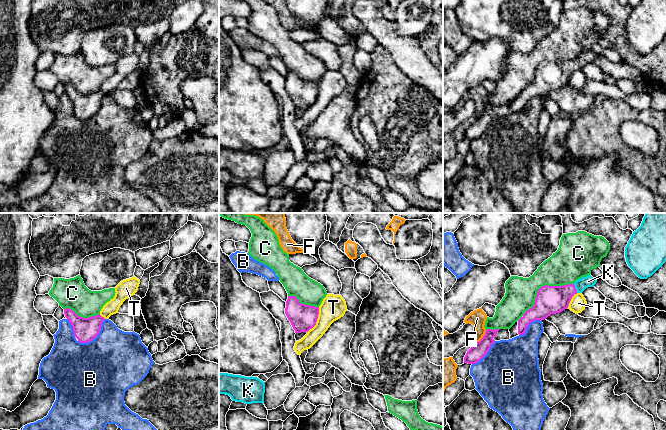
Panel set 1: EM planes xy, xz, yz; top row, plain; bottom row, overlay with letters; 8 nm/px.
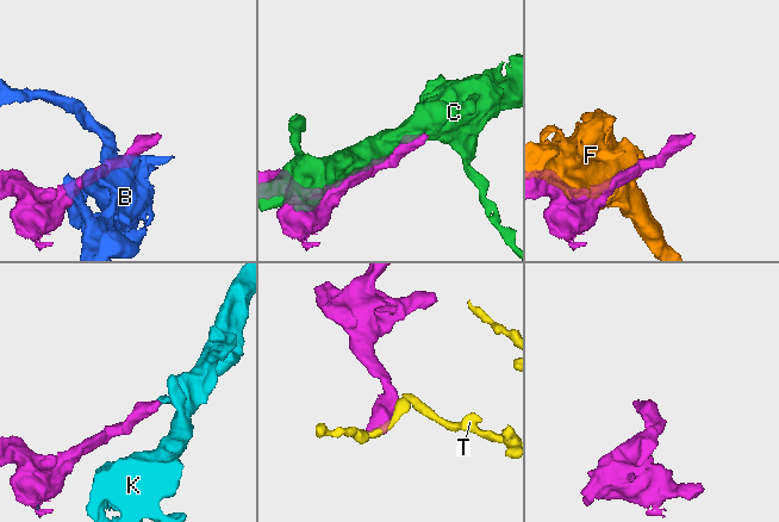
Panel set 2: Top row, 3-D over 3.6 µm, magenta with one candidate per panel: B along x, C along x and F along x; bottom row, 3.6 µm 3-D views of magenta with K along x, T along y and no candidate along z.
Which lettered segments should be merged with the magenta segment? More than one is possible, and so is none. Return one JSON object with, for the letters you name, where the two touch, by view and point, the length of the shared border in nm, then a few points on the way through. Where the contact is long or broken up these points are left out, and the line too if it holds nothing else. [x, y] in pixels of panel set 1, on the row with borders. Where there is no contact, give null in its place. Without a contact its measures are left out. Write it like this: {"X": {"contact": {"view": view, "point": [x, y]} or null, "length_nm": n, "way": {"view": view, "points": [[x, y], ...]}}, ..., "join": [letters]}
{"K": {"contact": {"view": "yz", "point": [575, 288]}, "length_nm": 80, "way": {"view": "yz", "points": [[549, 300], [556, 299], [575, 288], [588, 281]]}}, "join": ["K"]}

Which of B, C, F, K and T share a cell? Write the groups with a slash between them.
B / C / F / K / T

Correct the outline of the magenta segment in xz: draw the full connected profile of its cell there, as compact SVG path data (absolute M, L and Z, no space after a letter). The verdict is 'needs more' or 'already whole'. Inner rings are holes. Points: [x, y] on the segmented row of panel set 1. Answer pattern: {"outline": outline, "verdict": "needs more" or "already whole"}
{"outline": "M288 296L285 314L295 333L308 332L316 325L319 307L301 304L296 296Z", "verdict": "already whole"}

